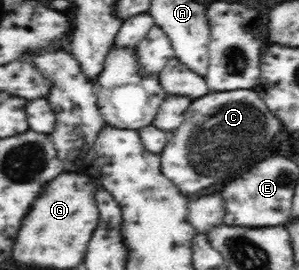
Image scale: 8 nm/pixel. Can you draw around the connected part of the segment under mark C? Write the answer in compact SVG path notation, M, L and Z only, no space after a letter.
M235 89L234 92L210 92L204 97L190 103L185 118L180 127L168 136L168 143L160 154L162 173L185 195L192 196L202 193L208 187L228 181L232 175L238 177L247 172L250 163L256 163L271 149L272 137L282 129L280 119L274 116L268 106L259 97L259 94L251 89Z

